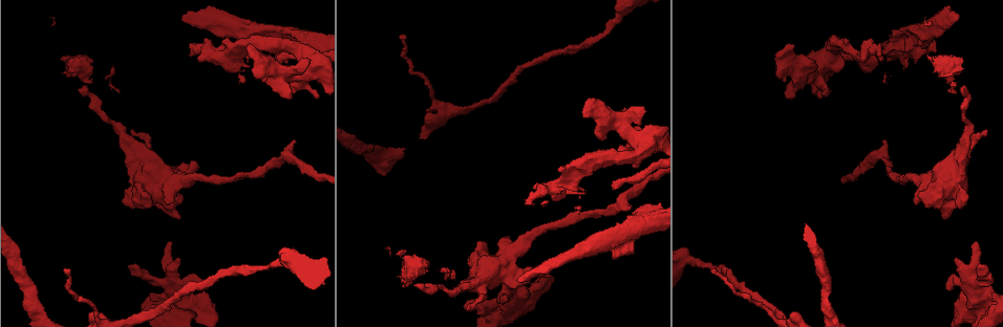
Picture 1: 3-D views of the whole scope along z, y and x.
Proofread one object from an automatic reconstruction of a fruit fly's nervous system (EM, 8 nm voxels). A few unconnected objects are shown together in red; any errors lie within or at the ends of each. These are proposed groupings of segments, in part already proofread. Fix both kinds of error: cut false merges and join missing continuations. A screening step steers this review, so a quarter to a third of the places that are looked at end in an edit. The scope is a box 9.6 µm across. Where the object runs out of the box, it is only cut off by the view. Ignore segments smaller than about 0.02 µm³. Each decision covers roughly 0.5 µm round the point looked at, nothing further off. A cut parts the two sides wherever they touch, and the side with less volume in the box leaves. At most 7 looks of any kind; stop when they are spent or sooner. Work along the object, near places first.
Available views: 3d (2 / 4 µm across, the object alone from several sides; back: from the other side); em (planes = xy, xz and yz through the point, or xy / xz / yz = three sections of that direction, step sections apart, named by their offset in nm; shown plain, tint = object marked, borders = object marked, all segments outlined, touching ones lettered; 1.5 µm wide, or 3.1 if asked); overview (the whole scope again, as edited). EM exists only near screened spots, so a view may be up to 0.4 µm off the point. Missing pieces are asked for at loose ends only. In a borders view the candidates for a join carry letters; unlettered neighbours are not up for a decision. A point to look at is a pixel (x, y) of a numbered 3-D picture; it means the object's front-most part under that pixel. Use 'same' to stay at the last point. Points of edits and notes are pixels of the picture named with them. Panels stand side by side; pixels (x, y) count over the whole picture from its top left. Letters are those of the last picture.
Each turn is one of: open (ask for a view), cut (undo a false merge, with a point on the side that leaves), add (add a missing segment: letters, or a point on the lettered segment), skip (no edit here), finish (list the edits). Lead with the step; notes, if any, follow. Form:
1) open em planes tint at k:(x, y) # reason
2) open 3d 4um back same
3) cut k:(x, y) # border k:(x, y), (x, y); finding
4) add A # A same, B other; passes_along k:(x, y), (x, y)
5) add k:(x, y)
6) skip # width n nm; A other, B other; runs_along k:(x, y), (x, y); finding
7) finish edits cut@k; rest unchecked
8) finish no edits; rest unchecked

open em planes plain at 1:(585, 161) # sudden change in width

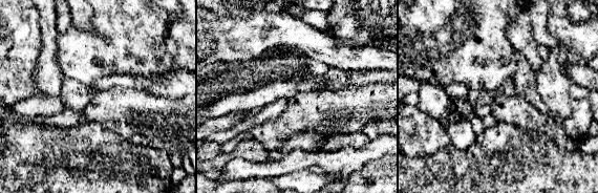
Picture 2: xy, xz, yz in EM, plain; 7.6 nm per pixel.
open em planes tint same # where the object lies

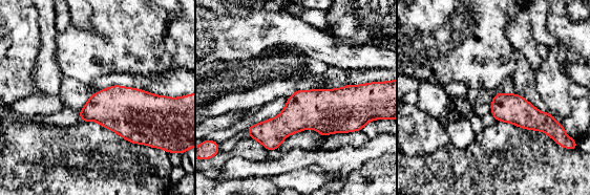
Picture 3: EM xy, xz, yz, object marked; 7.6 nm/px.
open em planes borders same # what lies round it

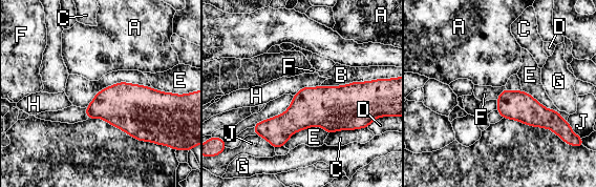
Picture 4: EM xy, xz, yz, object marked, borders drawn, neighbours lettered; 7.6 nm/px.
skip # longest_contact E 360 nm; A other, B other, C other, D other, E other, F other, G other, H other, J other; border 4:(327, 132), (310, 126), (283, 145); one cell here

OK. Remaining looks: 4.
open em xy step 4 borders at 1:(90, 312) # branch stops here

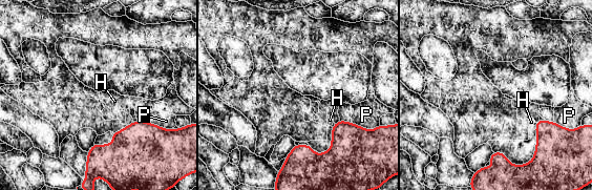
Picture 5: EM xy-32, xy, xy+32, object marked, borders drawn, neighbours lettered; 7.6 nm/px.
skip # H other, P other; border 5:(128, 125), (112, 132); none of them fits

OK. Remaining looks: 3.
open 3d 4um back at 1:(64, 268) # an open end

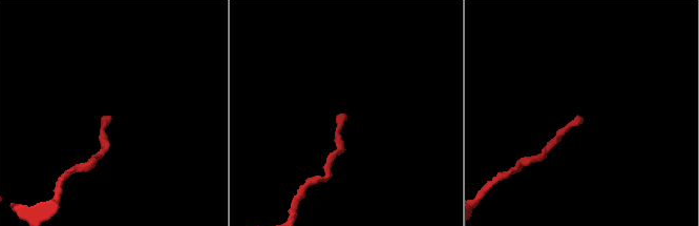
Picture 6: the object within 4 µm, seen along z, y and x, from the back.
open em planes tint at 6:(345, 114) # now the EM

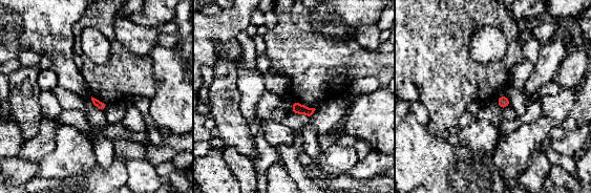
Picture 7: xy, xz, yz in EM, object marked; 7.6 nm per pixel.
open em planes borders same

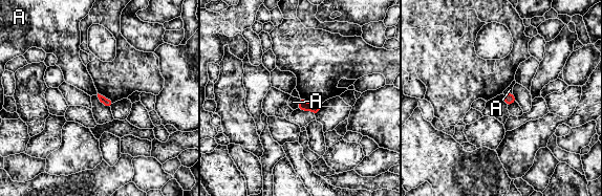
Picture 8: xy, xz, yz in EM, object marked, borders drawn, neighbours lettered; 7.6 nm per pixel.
skip # A other; border 8:(299, 99), (296, 108); no lettered segment goes on from it

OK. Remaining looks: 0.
finish no edits; rest unchecked

